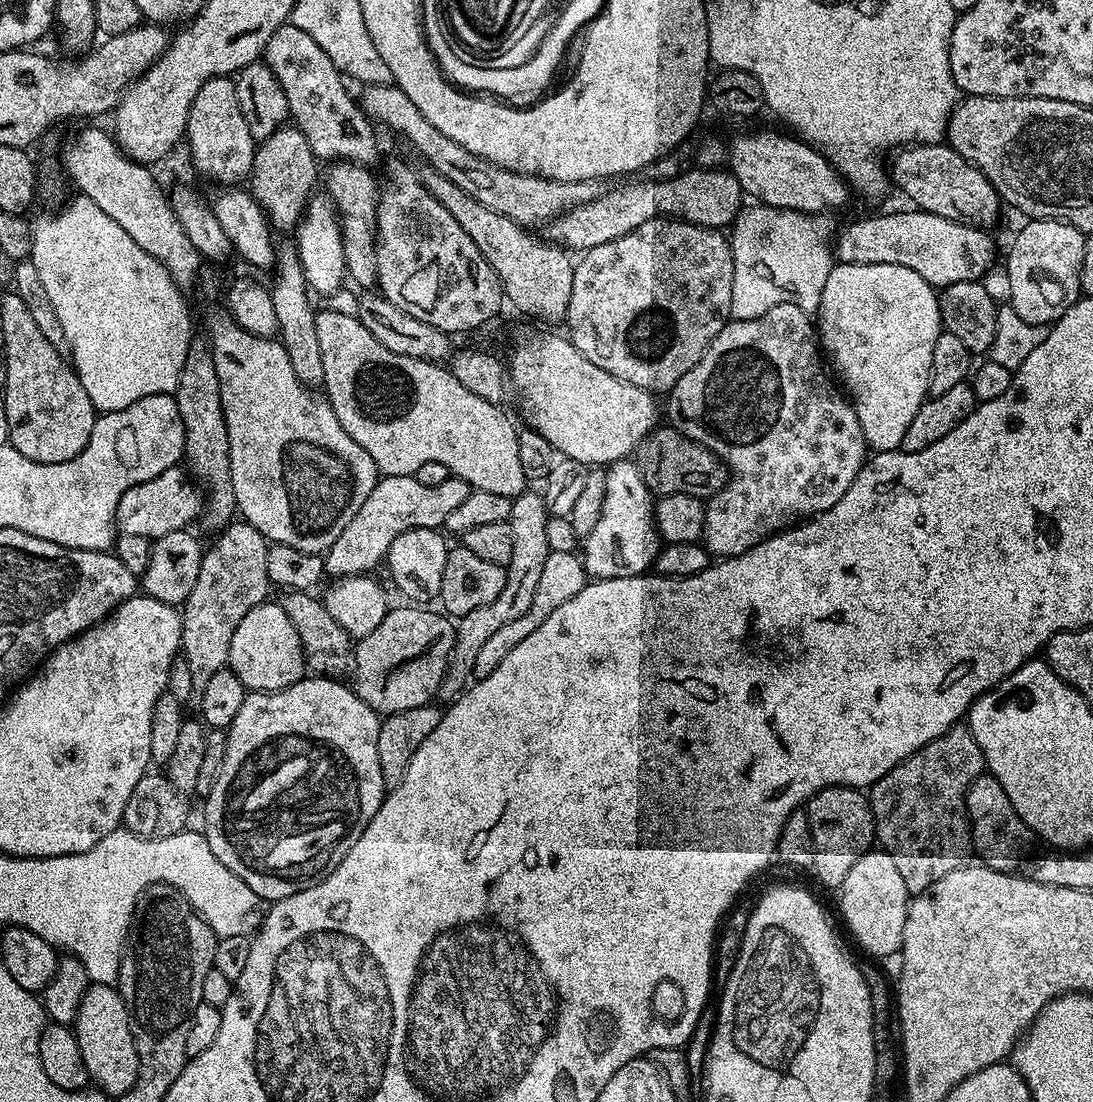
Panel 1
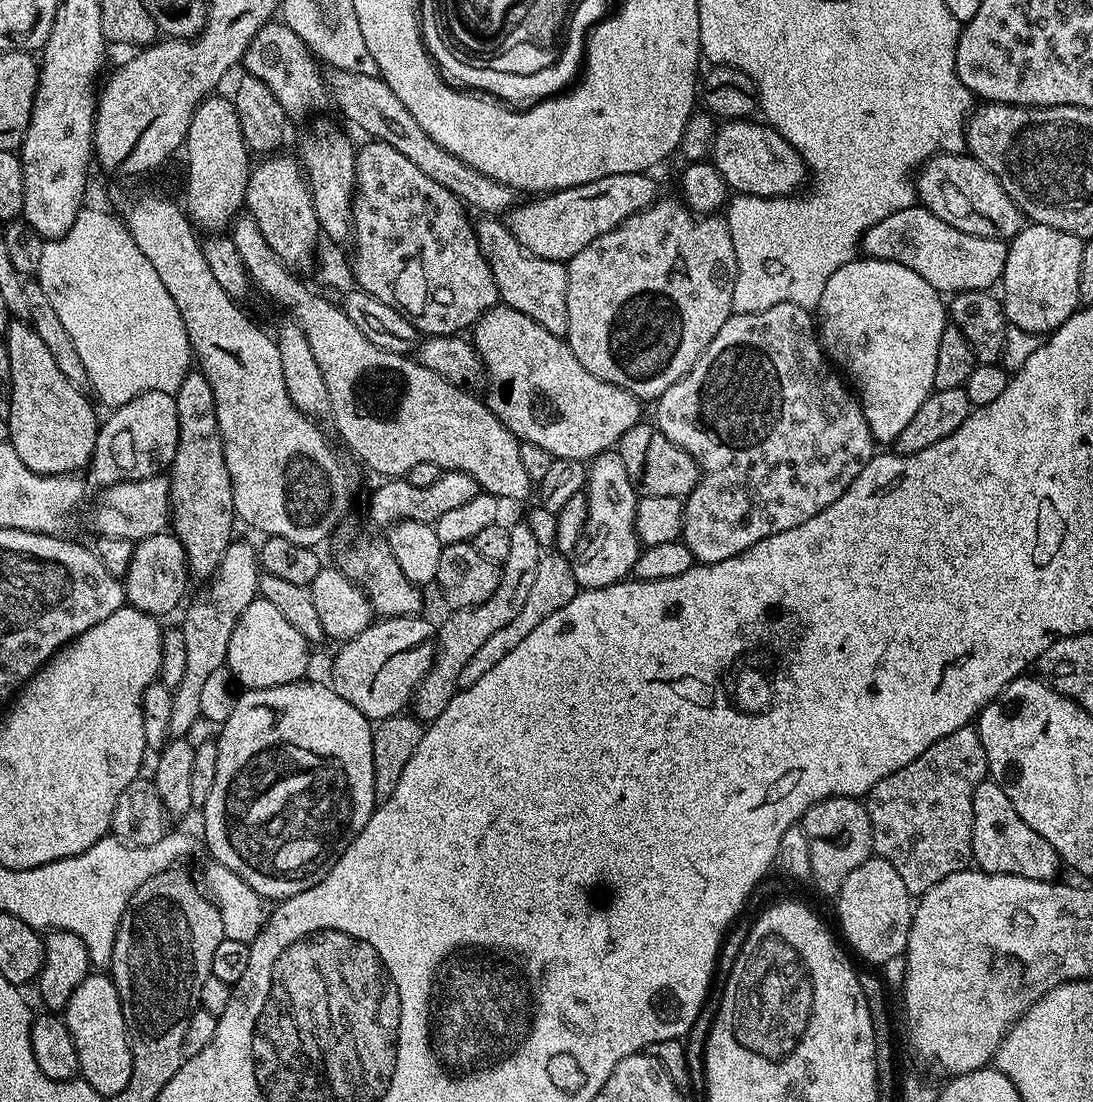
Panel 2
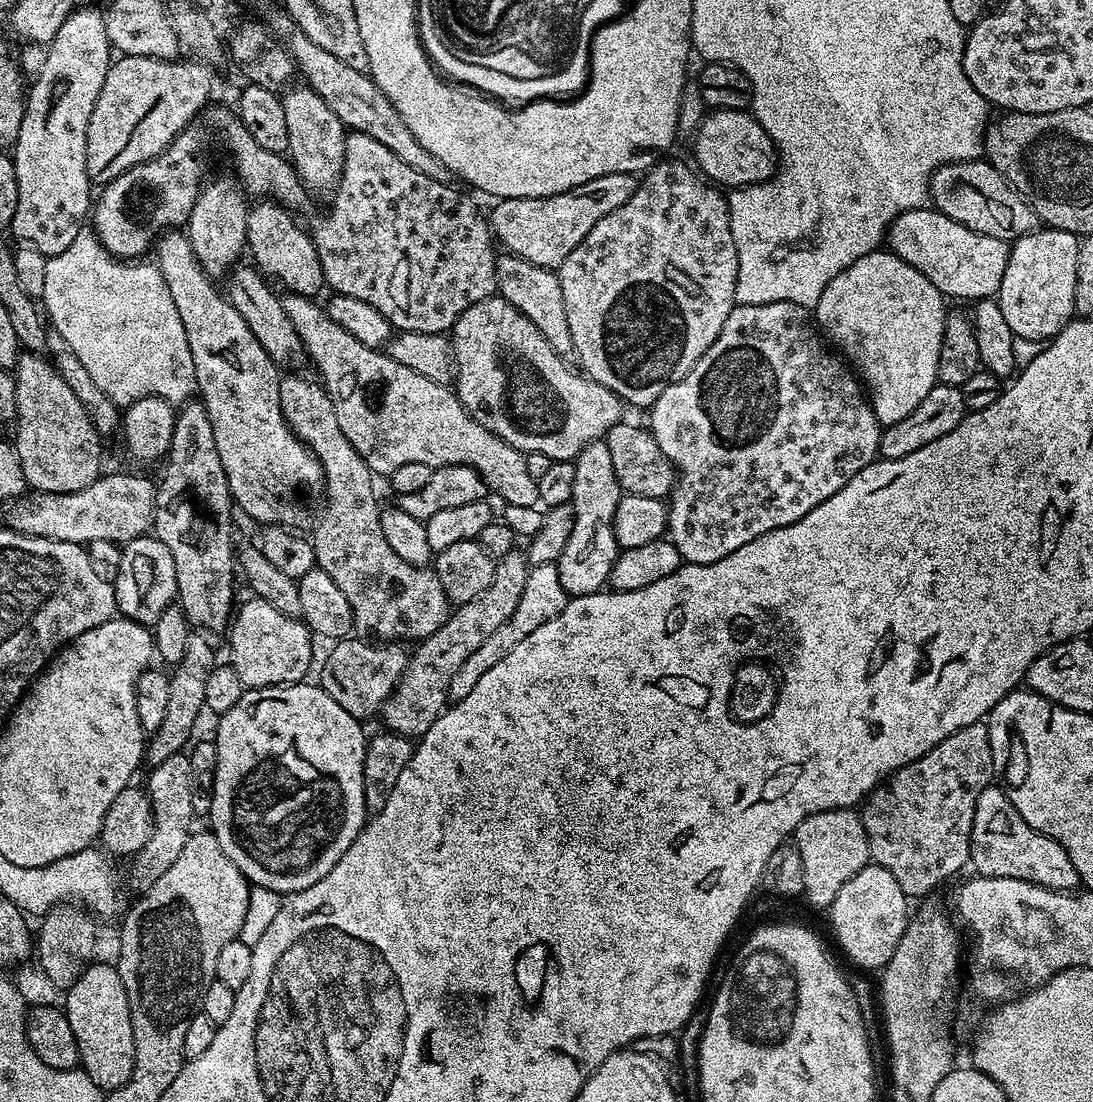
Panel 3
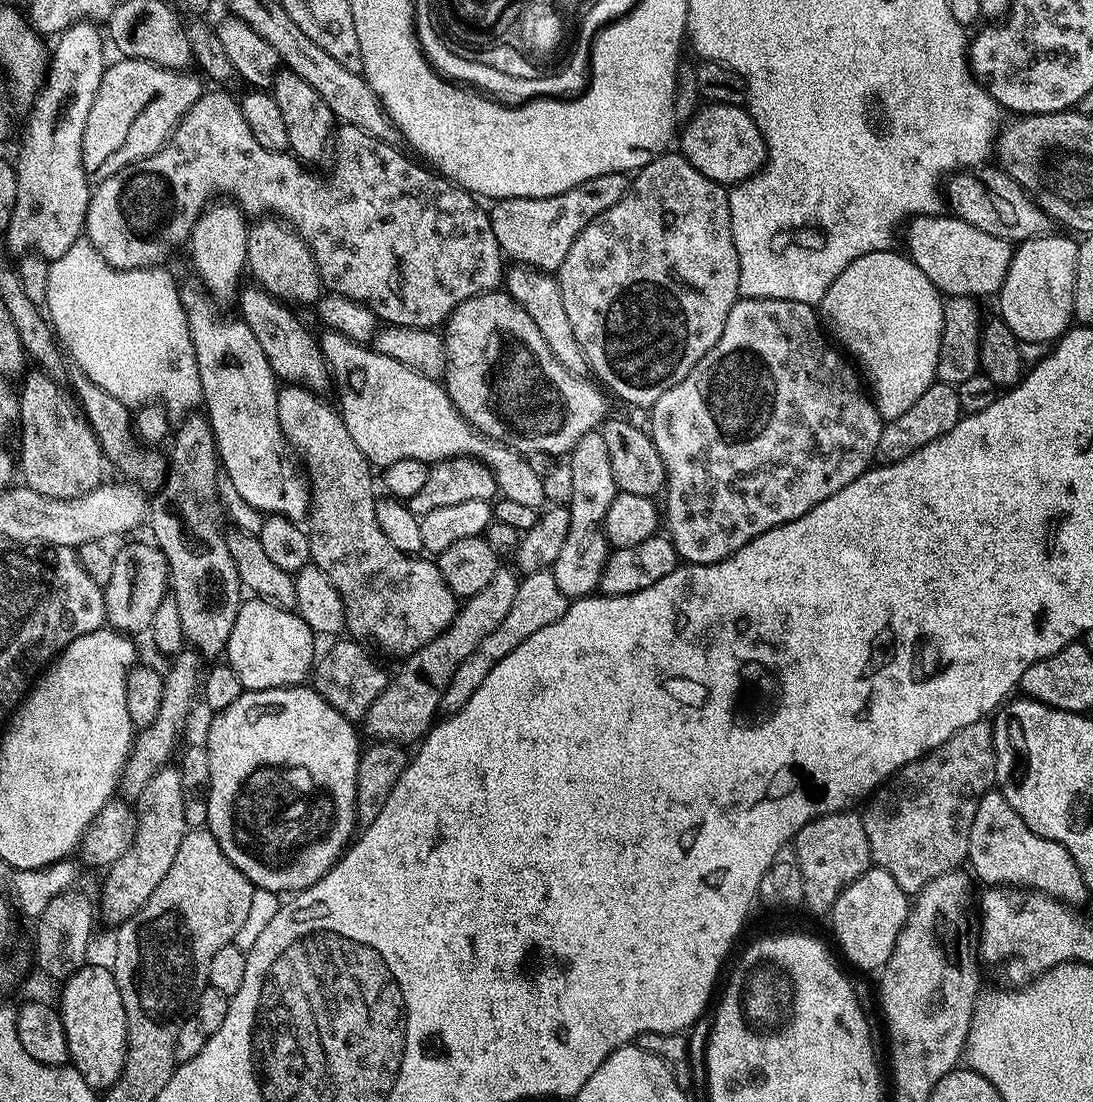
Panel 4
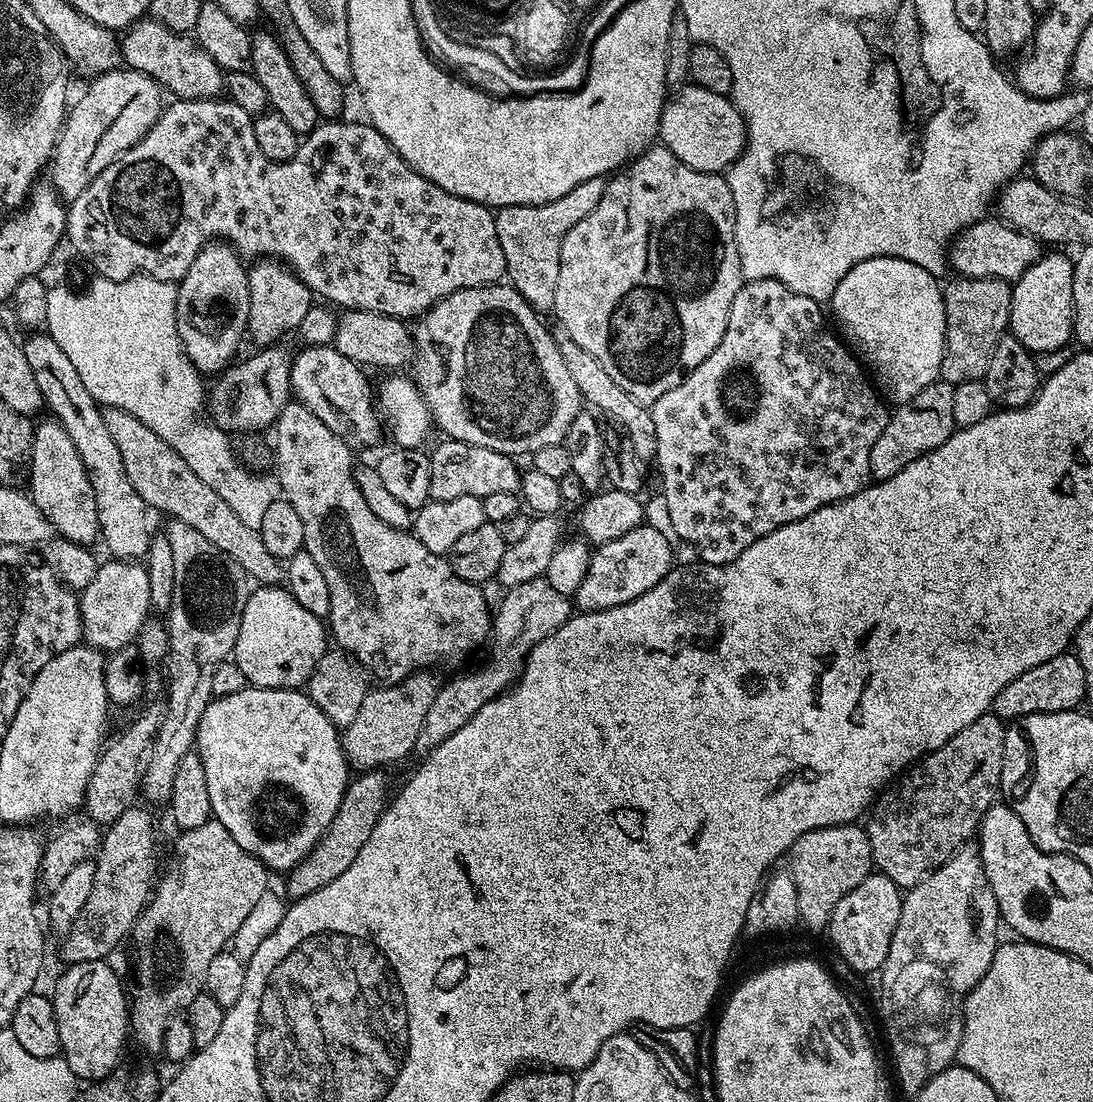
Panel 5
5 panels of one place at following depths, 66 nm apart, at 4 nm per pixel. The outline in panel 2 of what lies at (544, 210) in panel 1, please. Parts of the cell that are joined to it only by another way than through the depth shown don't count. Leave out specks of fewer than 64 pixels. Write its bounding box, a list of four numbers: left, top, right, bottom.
[326,70,513,214]

